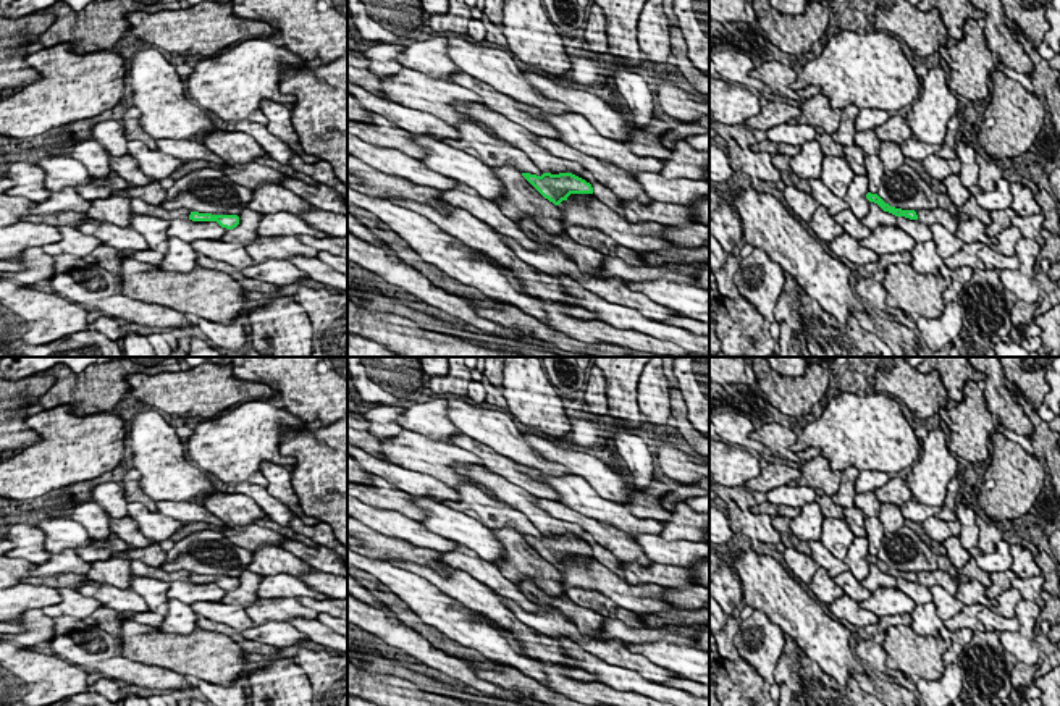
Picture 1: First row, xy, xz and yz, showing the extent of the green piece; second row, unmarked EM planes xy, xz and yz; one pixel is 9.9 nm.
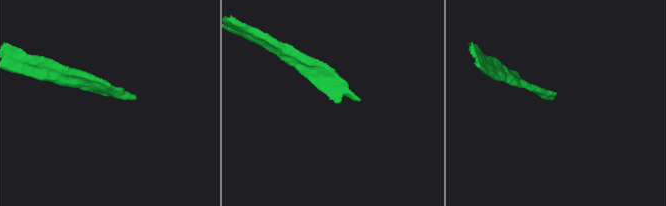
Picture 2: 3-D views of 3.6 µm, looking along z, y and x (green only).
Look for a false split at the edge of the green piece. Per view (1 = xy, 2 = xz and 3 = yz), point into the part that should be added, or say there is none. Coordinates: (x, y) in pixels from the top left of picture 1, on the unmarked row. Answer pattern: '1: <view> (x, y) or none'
1: none
2: none
3: none

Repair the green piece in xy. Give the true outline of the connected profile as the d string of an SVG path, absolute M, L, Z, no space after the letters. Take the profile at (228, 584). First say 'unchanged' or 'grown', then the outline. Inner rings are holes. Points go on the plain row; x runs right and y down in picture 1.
unchanged | M191 574L189 582L192 583L217 583L221 590L233 591L239 586L238 577L212 577Z

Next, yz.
unchanged | M868 554L866 556L866 561L869 564L874 564L877 565L884 574L889 574L895 578L905 578L905 580L910 580L910 582L918 582L918 577L915 572L902 572L902 570L895 570L895 569L890 569L889 565L885 565L877 556L871 556Z

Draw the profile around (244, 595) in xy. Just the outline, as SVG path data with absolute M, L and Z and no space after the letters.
M244 570L238 578L239 578L239 586L233 591L226 591L226 595L220 603L229 606L244 606L244 607L257 603L260 599L257 590L262 575L257 575L250 570Z

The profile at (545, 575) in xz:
M490 528L503 544L506 557L494 565L512 583L524 585L532 578L538 588L549 596L562 596L561 575L557 567L545 561L524 538L512 528Z

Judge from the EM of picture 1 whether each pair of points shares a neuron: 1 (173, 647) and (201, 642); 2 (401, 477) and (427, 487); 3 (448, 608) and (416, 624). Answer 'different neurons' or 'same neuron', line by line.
1: same neuron
2: same neuron
3: different neurons

